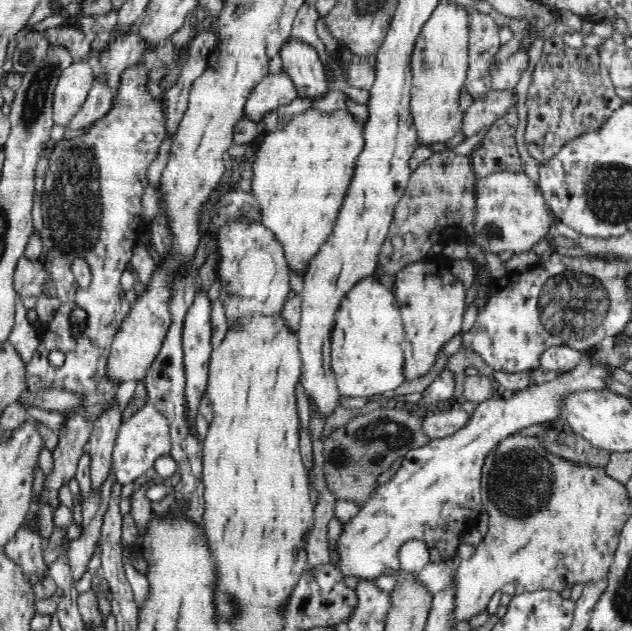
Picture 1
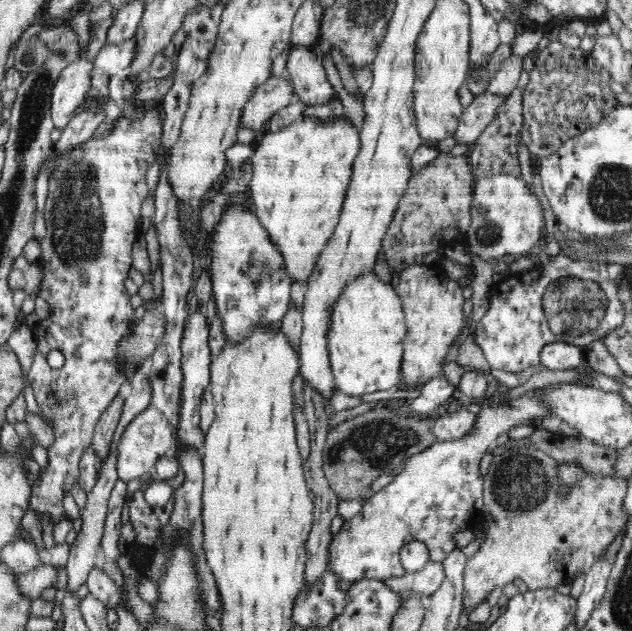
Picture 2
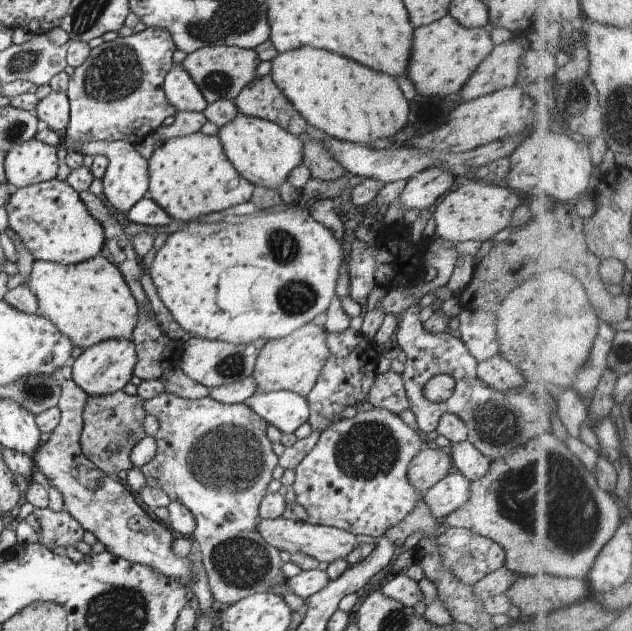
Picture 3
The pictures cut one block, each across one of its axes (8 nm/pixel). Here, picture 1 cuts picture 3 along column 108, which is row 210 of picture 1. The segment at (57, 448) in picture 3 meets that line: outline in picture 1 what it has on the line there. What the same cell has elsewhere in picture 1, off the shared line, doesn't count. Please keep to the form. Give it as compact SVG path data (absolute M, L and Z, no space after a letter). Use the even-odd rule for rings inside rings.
M494 171L477 178L475 184L473 227L474 245L498 255L510 250L512 254L529 251L534 244L546 238L554 214L546 202L541 188L524 171ZM553 216L553 218L552 218Z

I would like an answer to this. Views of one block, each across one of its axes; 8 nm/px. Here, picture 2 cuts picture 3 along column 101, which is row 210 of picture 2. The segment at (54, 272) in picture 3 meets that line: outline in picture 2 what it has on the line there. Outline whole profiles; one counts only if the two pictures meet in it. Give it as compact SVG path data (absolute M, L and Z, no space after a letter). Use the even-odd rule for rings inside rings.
M302 115L289 126L264 132L257 145L248 191L255 215L281 252L291 280L308 282L340 220L353 162L362 146L358 128L344 116L321 122Z

